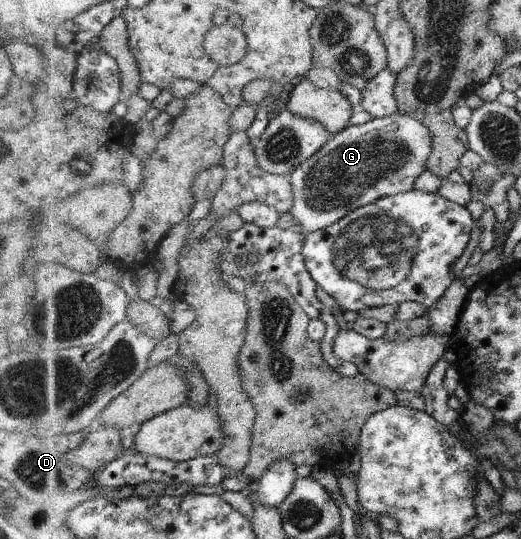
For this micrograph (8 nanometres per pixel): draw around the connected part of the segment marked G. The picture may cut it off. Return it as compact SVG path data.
M394 114L385 118L371 118L364 124L351 125L334 134L331 139L308 160L290 173L294 185L294 209L290 211L302 230L317 232L341 220L352 210L373 204L381 197L393 196L415 188L418 177L427 169L433 137L429 129L410 115Z

